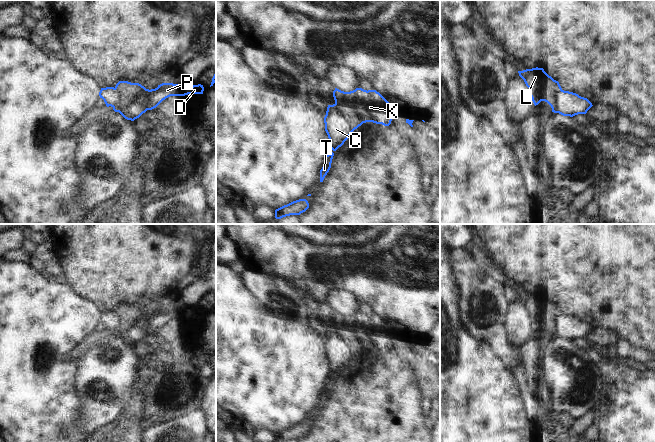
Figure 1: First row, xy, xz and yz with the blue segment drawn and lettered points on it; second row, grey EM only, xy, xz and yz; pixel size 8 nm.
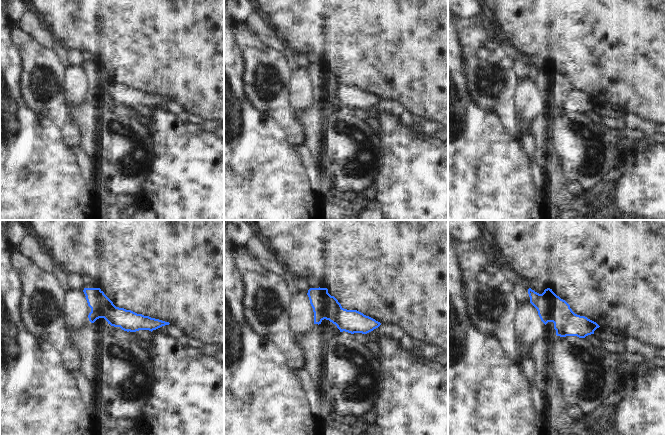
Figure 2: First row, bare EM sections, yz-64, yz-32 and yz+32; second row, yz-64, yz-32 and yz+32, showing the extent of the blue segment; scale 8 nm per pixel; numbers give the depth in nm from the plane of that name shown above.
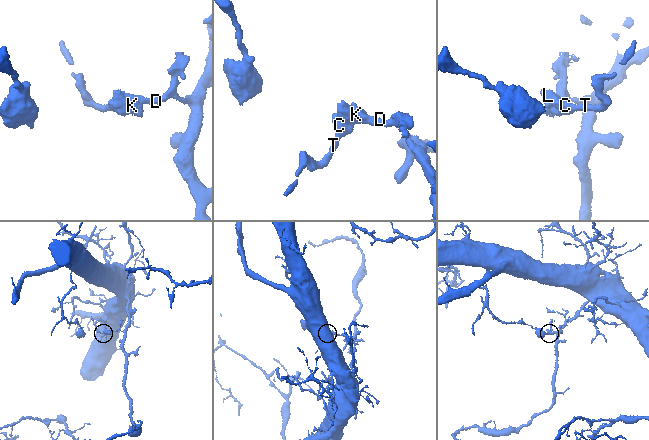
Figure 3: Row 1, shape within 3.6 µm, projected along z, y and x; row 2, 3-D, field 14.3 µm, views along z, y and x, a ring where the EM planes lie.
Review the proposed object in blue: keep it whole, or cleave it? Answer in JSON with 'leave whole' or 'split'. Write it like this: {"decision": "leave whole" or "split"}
{"decision": "leave whole"}

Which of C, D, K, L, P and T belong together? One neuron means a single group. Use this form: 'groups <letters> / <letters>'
groups C D K L P T

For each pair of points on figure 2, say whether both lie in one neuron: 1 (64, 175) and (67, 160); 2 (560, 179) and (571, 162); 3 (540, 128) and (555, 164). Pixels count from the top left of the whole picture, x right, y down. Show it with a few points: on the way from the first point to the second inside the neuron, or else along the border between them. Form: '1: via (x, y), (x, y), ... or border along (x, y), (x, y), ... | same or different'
1: via (64, 171), (64, 164) | same
2: border along (556, 151), (567, 183) | different
3: via (542, 138), (542, 155), (545, 160) | same

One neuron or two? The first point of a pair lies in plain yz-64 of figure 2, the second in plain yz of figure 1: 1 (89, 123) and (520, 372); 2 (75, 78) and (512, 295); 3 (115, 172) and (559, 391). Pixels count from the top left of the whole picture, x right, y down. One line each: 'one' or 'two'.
1: two
2: two
3: one

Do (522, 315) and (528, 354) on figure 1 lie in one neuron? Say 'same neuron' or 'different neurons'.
different neurons

